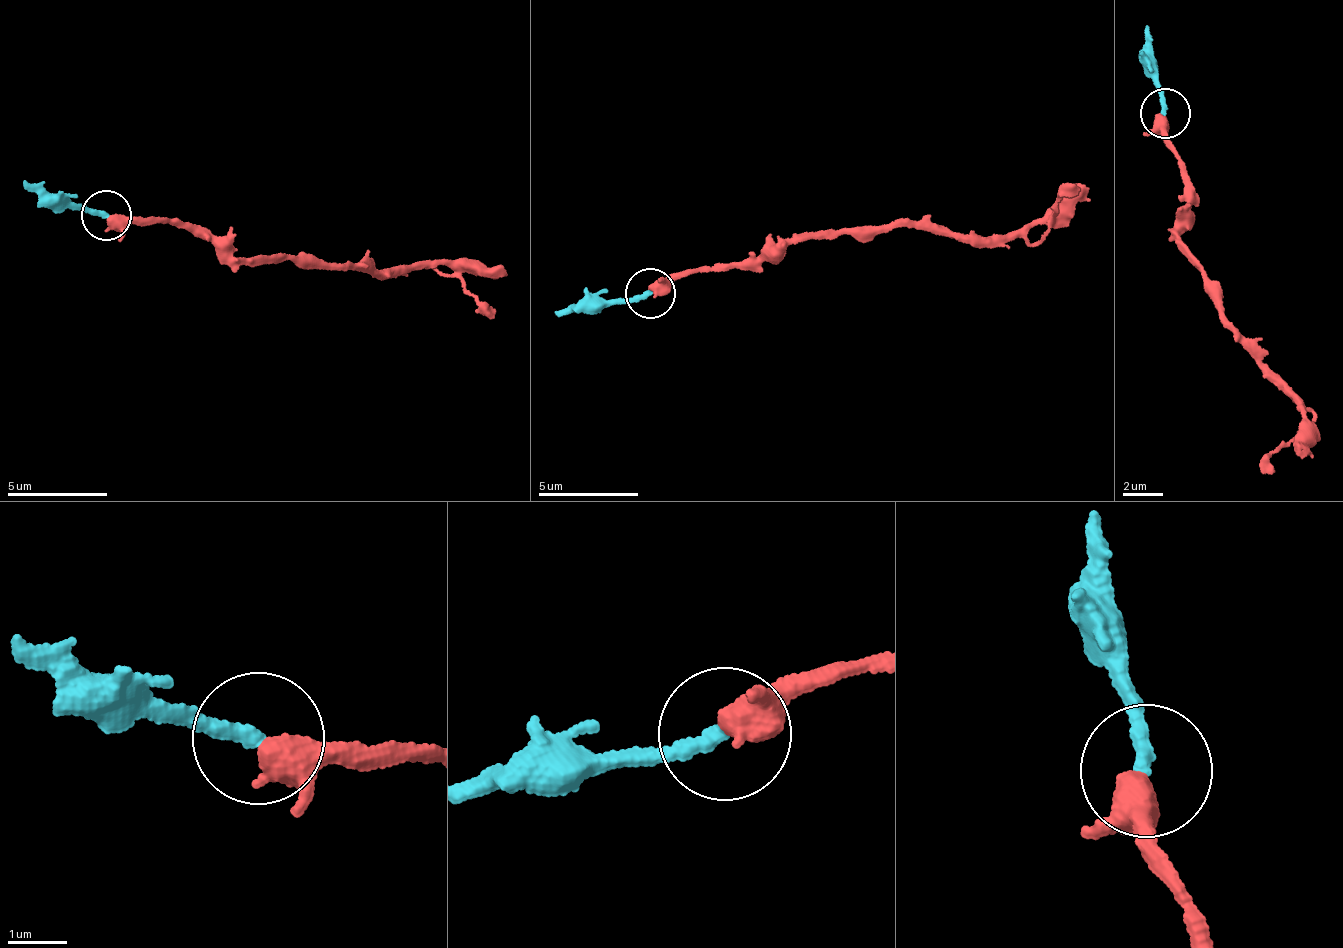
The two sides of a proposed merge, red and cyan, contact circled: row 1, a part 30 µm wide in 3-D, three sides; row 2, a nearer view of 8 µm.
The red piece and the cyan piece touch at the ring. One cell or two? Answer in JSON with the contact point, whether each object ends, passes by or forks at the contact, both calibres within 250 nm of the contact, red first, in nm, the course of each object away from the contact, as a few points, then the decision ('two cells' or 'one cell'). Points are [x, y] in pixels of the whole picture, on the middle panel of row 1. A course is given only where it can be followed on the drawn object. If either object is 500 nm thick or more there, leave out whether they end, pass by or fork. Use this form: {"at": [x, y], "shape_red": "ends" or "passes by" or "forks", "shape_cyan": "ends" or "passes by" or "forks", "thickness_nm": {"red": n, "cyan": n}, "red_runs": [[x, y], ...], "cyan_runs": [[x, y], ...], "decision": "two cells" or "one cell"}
{"at": [650, 293], "shape_red": "passes by", "shape_cyan": "ends", "thickness_nm": {"red": 400, "cyan": 280}, "red_runs": [[652, 292], [779, 241], [928, 219], [969, 237], [1019, 229], [1048, 217], [1055, 194], [1076, 185]], "cyan_runs": [[652, 292], [610, 304], [555, 309]], "decision": "one cell"}

